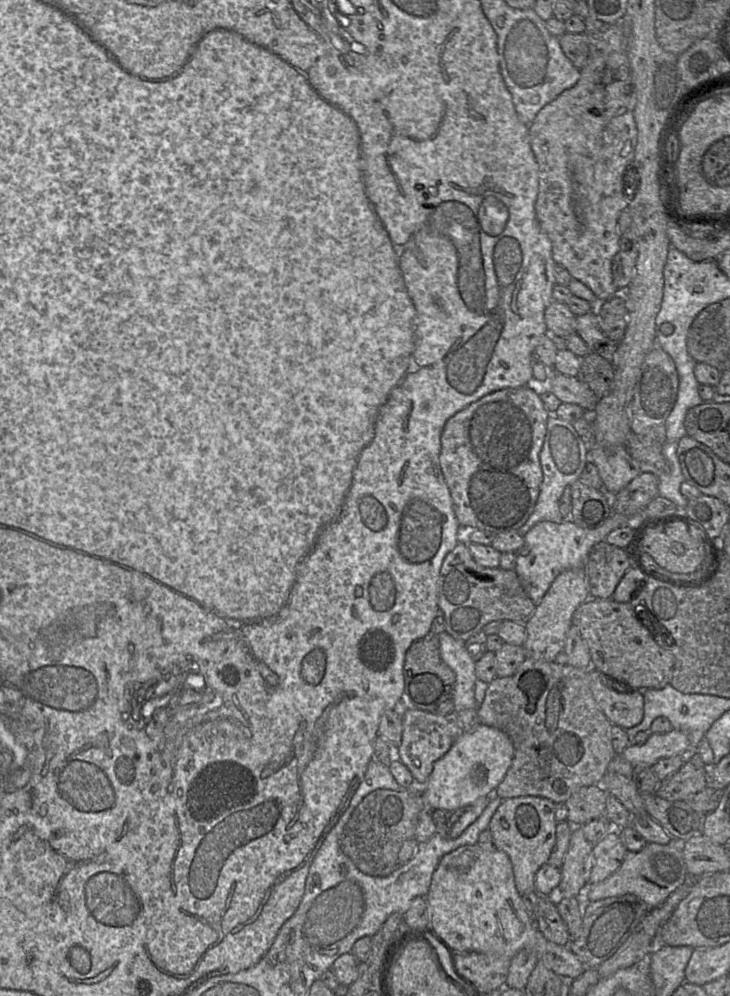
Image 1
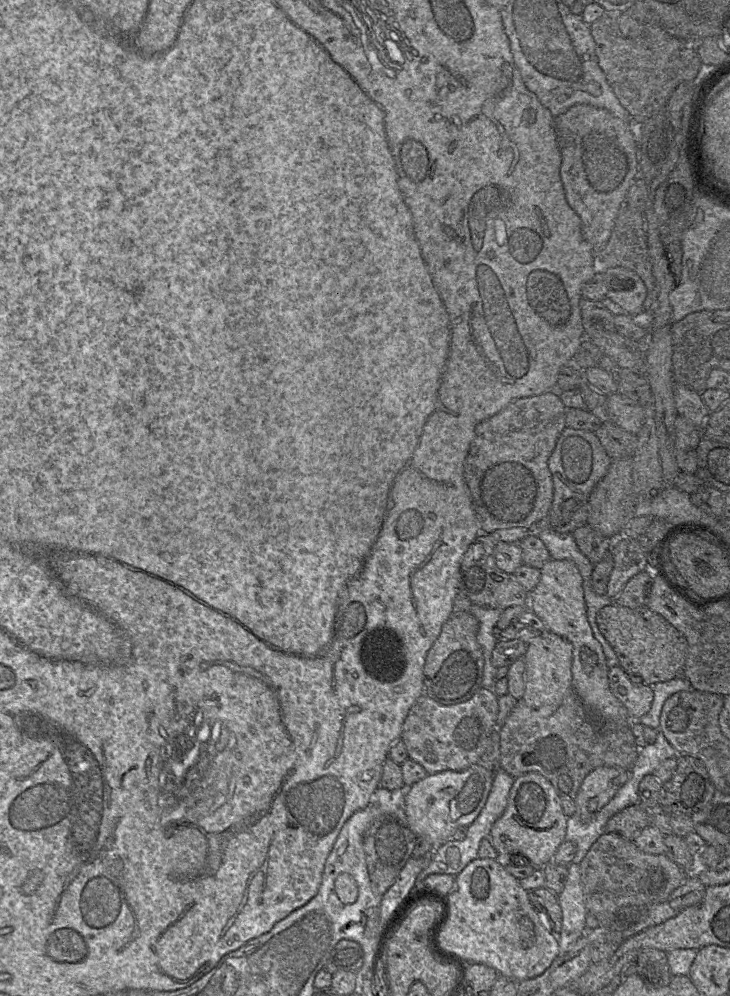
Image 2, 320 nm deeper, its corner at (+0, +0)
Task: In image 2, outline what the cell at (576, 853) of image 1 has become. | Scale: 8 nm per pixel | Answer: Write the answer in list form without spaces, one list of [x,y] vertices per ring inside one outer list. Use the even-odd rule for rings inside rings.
[[[580,864],[568,865],[568,878],[557,898],[562,910],[562,927],[558,943],[560,952],[564,952],[586,933],[585,921],[588,911],[582,890]]]

